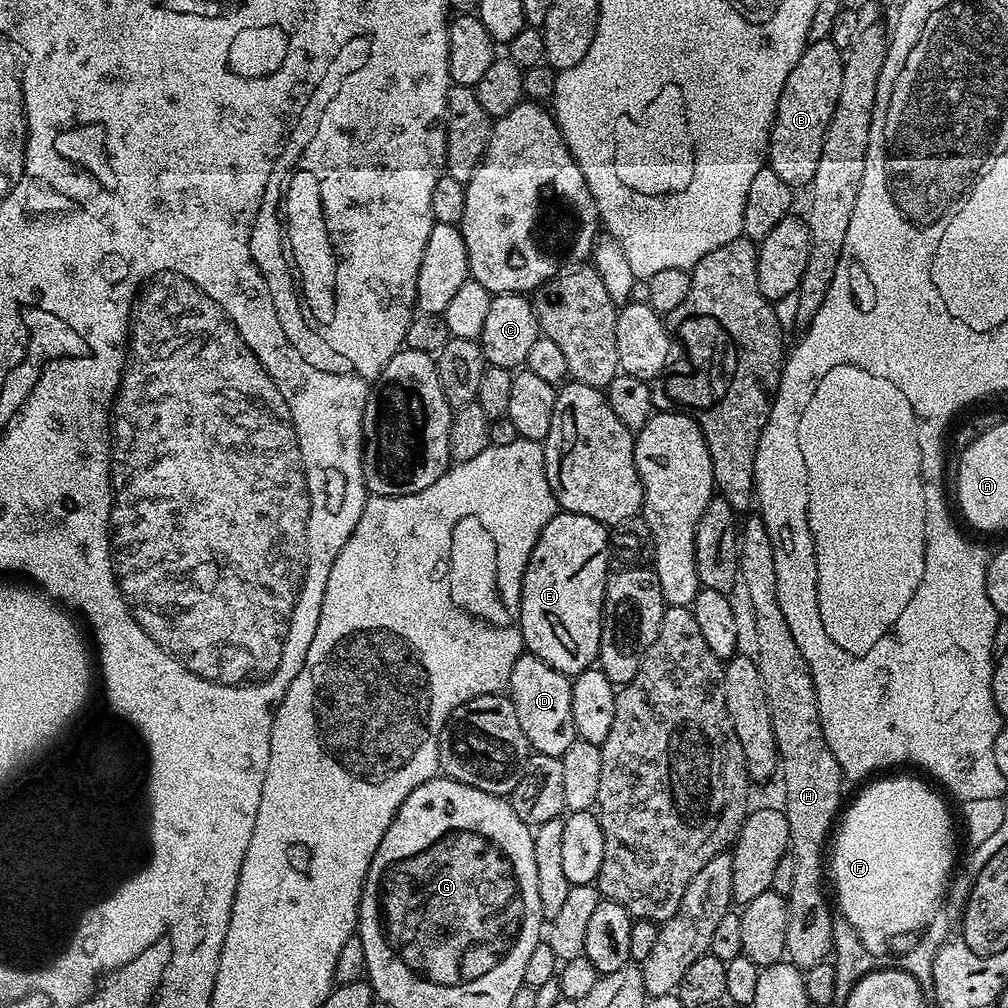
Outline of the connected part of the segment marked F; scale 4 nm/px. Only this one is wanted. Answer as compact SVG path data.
M884 778L876 783L874 780L868 783L848 810L845 809L840 822L842 828L837 829L838 836L836 838L835 835L832 844L834 852L830 854L830 872L834 874L836 888L836 900L834 896L832 904L835 990L840 992L840 1000L847 1000L852 990L840 984L840 980L848 980L848 976L844 976L844 960L852 964L852 956L843 956L848 944L862 948L862 934L864 938L874 932L890 934L892 928L892 950L887 965L902 969L904 956L912 956L912 951L919 947L919 934L928 928L934 916L943 909L952 873L955 871L956 832L954 820L945 802L928 785L916 778Z

